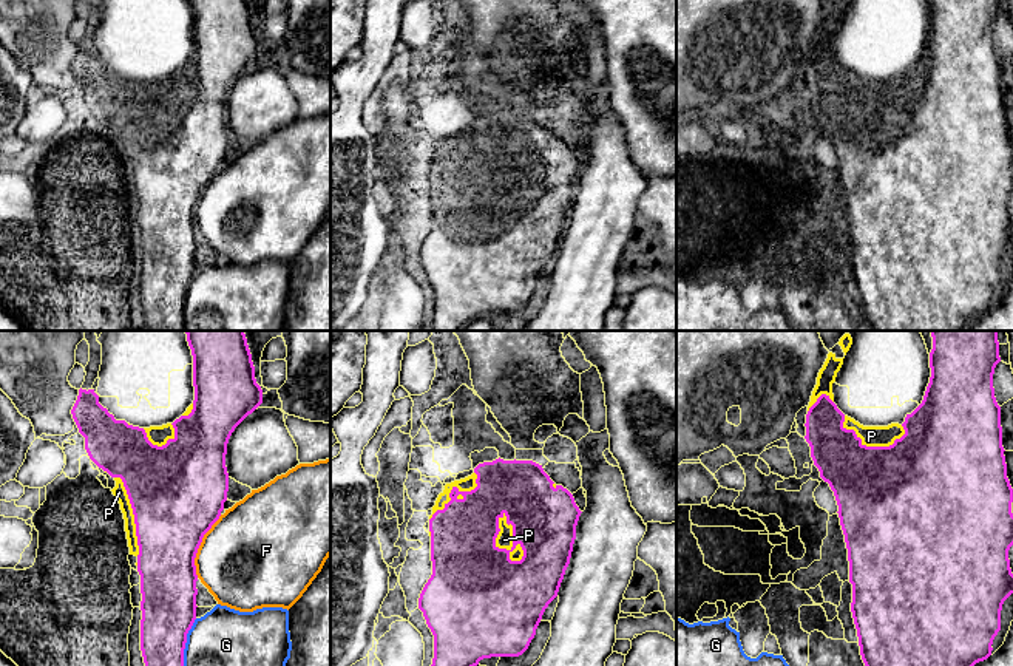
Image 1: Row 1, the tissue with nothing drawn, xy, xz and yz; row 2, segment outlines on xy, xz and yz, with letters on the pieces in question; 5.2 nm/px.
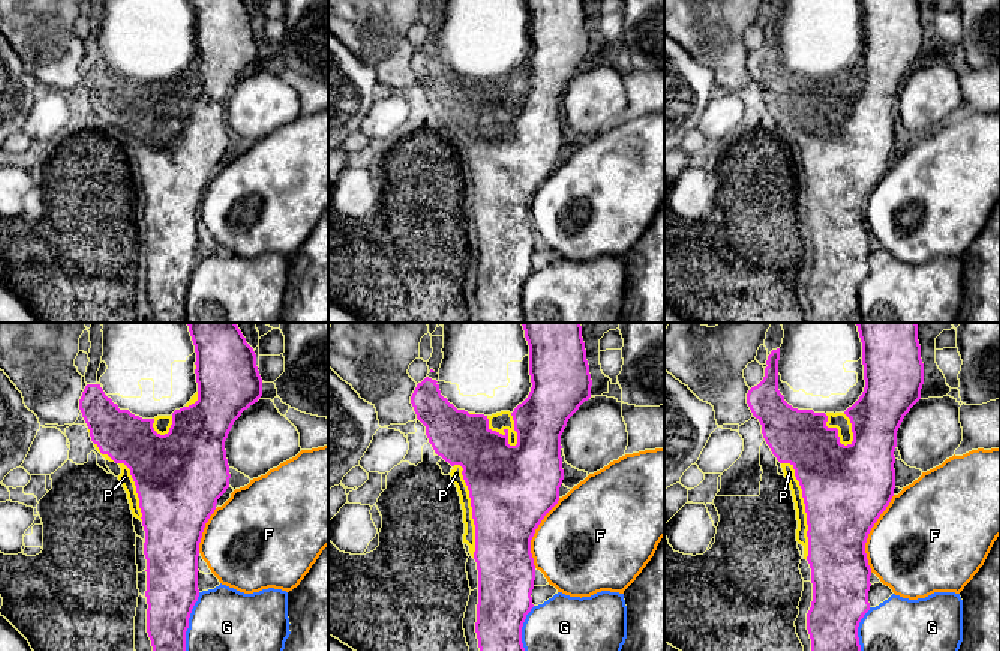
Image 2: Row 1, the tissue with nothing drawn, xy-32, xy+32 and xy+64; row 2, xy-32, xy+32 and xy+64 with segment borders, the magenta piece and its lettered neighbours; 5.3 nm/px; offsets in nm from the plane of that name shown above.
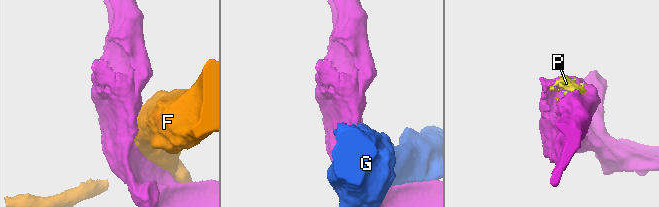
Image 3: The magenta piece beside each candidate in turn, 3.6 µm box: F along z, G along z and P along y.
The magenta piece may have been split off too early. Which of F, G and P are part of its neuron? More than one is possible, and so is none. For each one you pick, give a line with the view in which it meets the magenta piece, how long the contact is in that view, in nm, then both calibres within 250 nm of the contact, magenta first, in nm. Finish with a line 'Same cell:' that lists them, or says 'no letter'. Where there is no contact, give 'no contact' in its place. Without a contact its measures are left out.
P: meets magenta in xz; contact 280 nm long; 340 nm thick on the magenta side, 90 nm on the other
Same cell: P

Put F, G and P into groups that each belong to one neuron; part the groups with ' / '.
F / G / P

